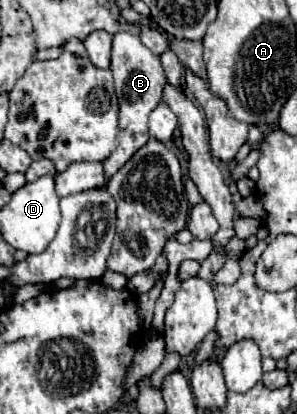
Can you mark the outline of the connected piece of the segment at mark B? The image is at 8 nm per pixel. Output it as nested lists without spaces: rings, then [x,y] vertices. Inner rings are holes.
[[[117,32],[113,36],[111,72],[113,72],[115,92],[119,98],[119,134],[117,134],[117,148],[109,158],[103,160],[105,182],[149,140],[147,116],[161,102],[163,84],[165,84],[165,74],[159,56],[155,56],[147,46],[143,46],[139,36],[133,36],[129,32]]]

